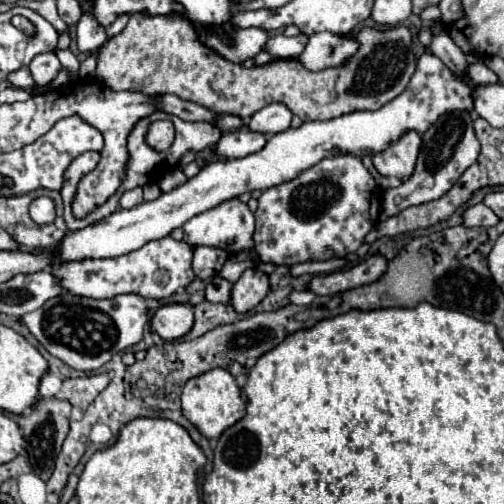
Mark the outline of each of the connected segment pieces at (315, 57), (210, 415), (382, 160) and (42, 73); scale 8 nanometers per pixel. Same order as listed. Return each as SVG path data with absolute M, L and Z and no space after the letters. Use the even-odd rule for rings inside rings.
M317 32L309 36L309 42L299 56L307 70L325 70L345 66L359 50L359 40L353 36Z
M213 368L201 376L187 380L181 394L183 416L205 436L205 438L219 438L225 428L233 426L245 416L245 400L241 398L241 390L235 378L225 368Z
M411 130L405 132L397 142L389 144L383 152L373 156L373 166L383 176L395 176L399 180L409 180L415 170L415 160L421 148L421 136Z
M43 52L31 60L29 70L31 70L37 86L47 86L59 74L61 62L55 56L55 52Z

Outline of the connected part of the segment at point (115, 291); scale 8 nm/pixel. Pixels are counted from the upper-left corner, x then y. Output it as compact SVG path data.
M171 236L147 242L143 248L109 260L65 262L65 266L51 266L51 272L61 278L67 292L87 298L115 298L119 294L139 294L147 300L169 298L179 288L189 286L197 276L193 272L193 246L177 242Z

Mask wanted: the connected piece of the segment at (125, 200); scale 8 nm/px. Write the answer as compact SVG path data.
M133 188L133 190L125 192L125 194L121 196L121 200L119 200L121 208L135 208L135 206L139 206L141 202L143 202L143 188Z

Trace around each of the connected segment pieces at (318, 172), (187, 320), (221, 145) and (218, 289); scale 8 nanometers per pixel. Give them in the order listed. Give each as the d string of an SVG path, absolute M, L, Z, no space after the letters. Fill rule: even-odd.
M359 156L323 158L301 176L269 188L255 212L255 250L263 262L299 264L353 254L377 222L383 192Z
M165 304L153 314L151 326L163 340L177 340L193 328L193 306Z
M247 128L235 130L235 132L225 132L221 140L217 142L217 154L227 156L227 158L245 158L249 154L255 154L267 144L265 134L249 132Z
M215 276L207 284L207 288L205 288L205 298L209 302L213 302L213 304L217 304L217 302L223 302L225 304L225 302L229 302L231 300L231 282L227 282L221 276Z

